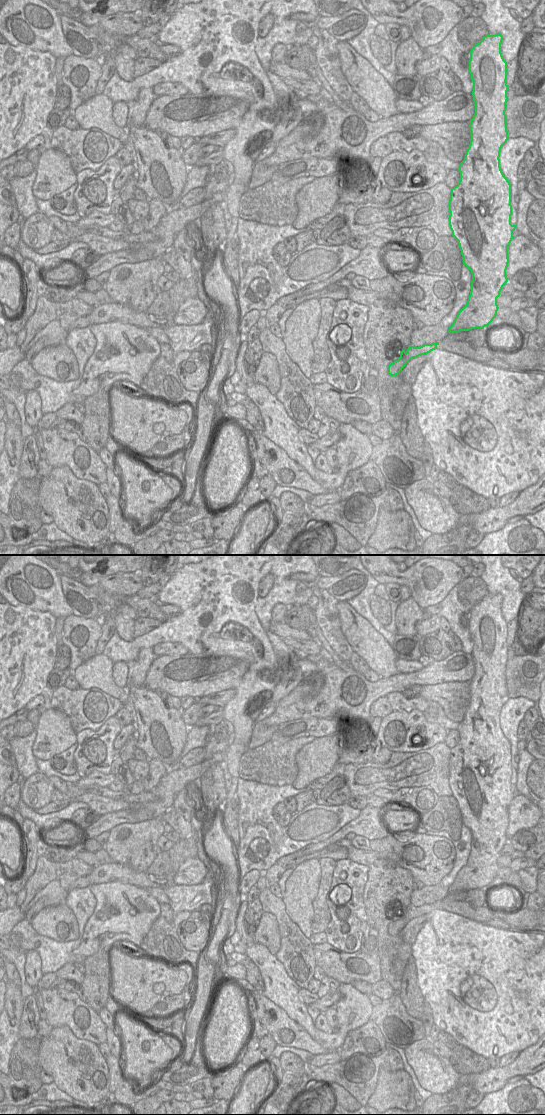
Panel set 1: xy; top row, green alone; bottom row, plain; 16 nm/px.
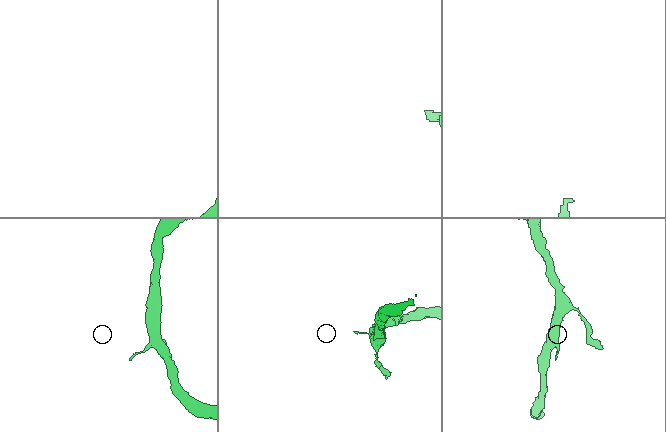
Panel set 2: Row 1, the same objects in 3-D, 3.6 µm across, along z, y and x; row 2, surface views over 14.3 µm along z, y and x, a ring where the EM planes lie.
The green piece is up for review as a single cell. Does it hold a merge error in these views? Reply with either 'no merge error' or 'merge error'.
no merge error

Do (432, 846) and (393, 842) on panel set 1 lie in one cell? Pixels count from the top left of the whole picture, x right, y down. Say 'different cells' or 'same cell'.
same cell

